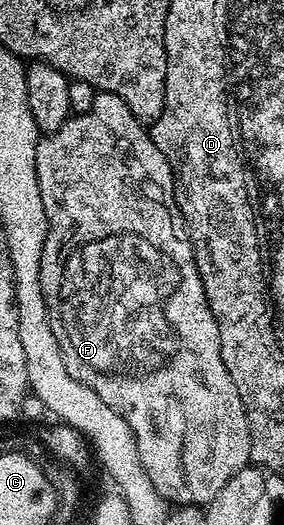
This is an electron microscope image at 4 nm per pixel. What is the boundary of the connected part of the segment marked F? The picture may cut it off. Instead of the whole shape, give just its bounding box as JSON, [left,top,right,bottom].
[35,92,251,507]

